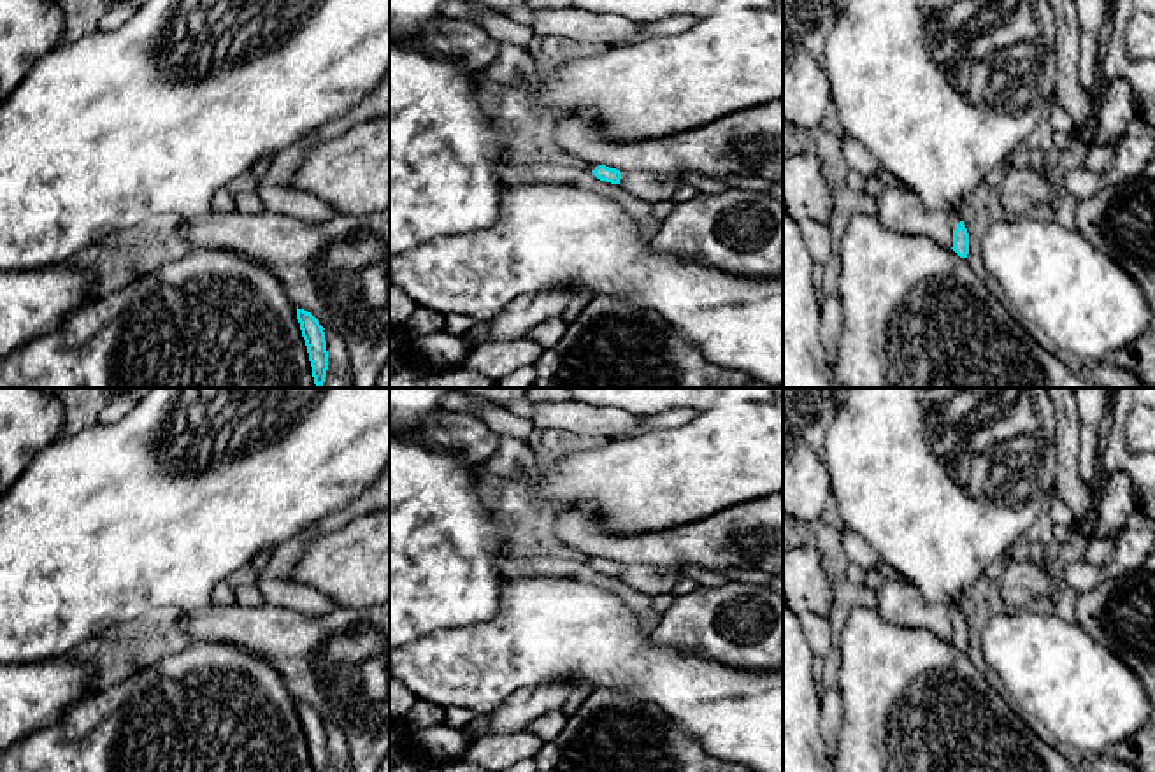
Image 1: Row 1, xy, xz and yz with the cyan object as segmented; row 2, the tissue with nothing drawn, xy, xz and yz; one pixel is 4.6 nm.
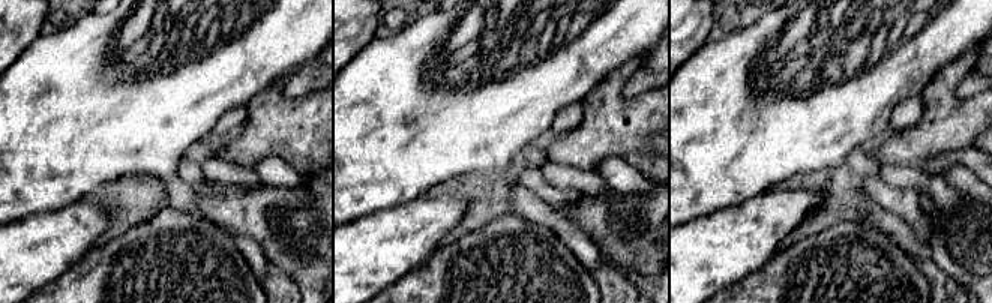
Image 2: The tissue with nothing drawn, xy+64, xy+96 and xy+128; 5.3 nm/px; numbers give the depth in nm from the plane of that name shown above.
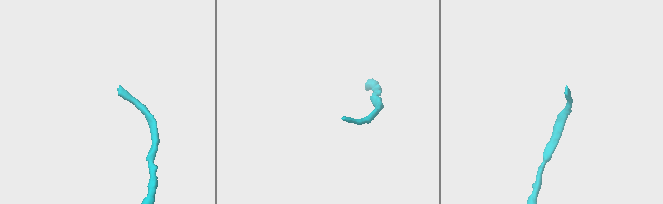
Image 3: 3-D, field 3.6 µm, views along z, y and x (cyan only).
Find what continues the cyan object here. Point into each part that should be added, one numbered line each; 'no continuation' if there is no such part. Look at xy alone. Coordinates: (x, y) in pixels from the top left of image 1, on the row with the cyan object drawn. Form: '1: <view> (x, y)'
no continuation

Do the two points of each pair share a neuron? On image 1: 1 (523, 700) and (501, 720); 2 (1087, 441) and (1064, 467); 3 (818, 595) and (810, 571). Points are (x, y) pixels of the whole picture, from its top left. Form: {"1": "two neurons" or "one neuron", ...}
{"1": "one neuron", "2": "two neurons", "3": "one neuron"}

